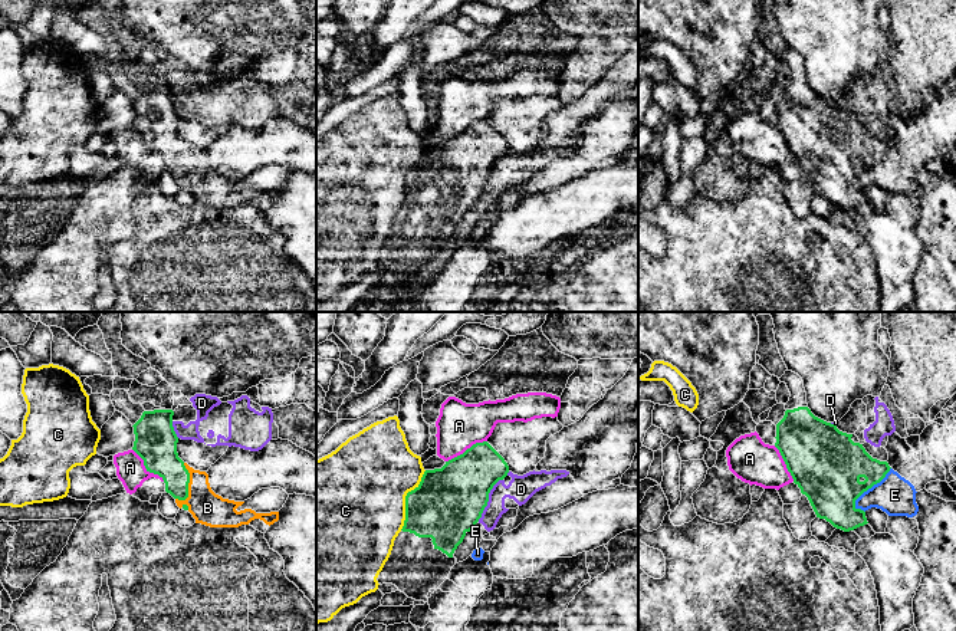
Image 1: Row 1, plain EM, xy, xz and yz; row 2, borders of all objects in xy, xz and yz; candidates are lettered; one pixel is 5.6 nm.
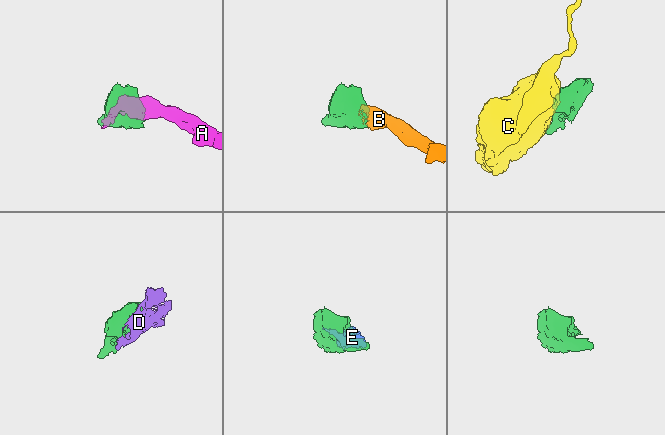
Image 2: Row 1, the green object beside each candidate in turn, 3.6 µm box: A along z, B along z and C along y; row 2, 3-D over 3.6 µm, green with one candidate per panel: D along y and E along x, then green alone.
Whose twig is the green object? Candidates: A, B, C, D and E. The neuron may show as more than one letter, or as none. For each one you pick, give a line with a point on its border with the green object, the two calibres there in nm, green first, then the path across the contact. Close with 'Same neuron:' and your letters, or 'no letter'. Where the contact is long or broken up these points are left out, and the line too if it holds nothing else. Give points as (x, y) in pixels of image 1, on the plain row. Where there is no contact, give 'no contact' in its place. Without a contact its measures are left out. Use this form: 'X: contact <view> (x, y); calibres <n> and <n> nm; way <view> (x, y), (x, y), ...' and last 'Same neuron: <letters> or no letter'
B: contact xy (187, 163); calibres 200 and 190 nm; way xy (158, 128), (160, 135), (187, 163), (207, 186)
Same neuron: B

